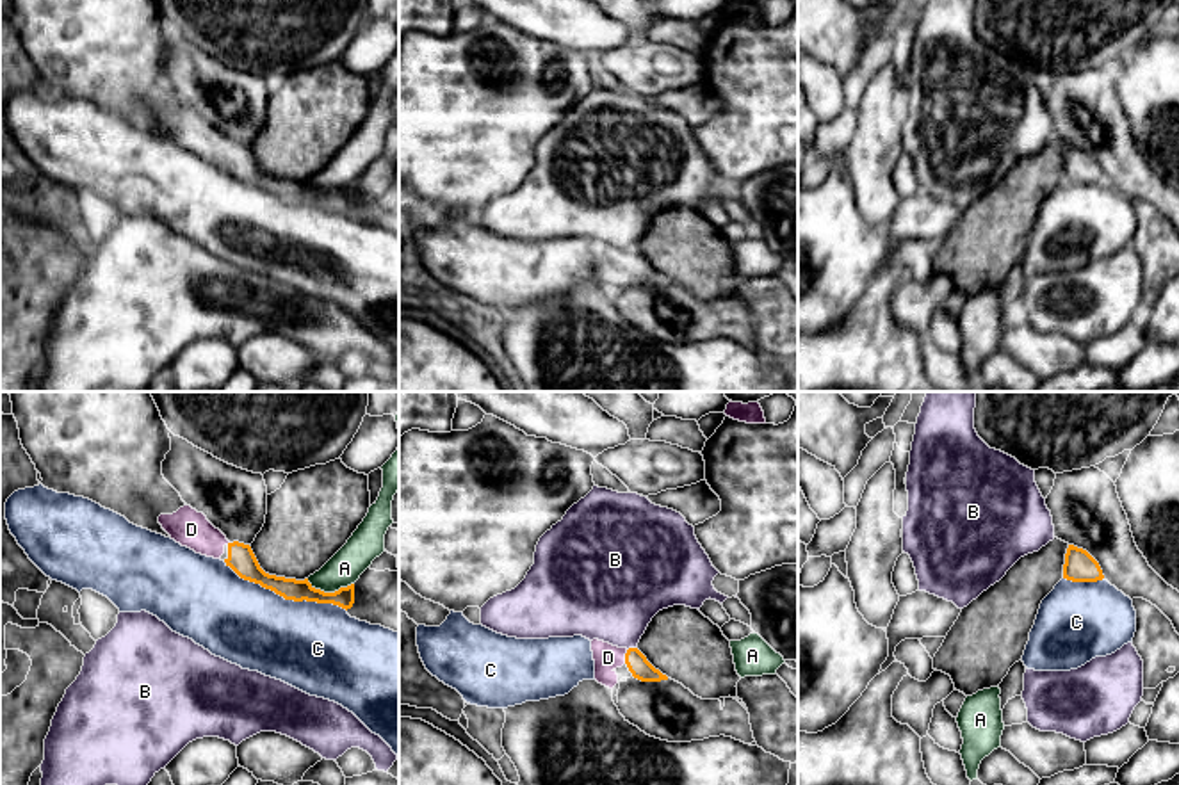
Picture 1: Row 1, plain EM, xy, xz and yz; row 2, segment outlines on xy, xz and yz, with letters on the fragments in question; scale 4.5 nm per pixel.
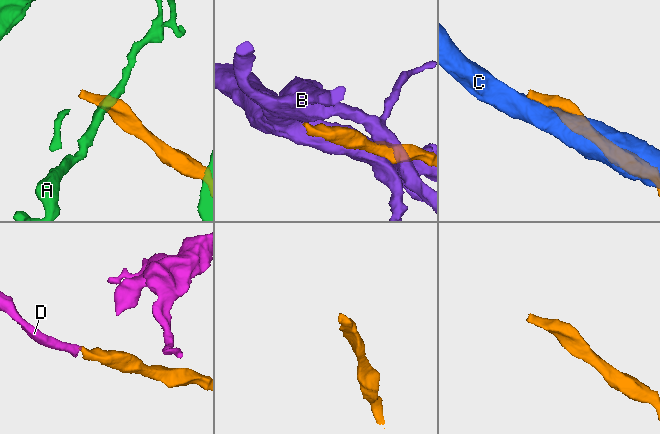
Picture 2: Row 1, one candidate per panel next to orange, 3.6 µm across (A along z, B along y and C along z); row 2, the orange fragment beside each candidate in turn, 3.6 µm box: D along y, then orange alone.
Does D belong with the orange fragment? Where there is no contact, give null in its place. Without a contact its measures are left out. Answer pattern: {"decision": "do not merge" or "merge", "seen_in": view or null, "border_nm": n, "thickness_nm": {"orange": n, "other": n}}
{"decision": "merge", "seen_in": "xz", "border_nm": 70, "thickness_nm": {"orange": 90, "other": 120}}

